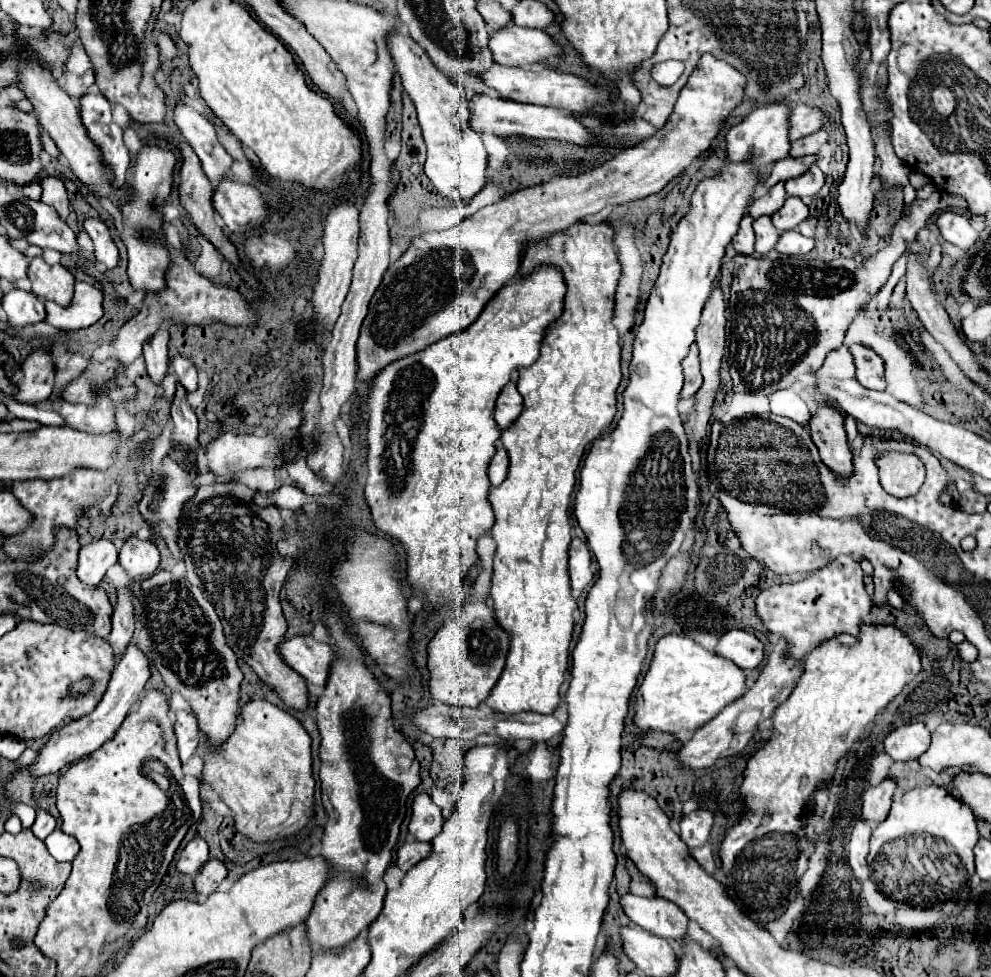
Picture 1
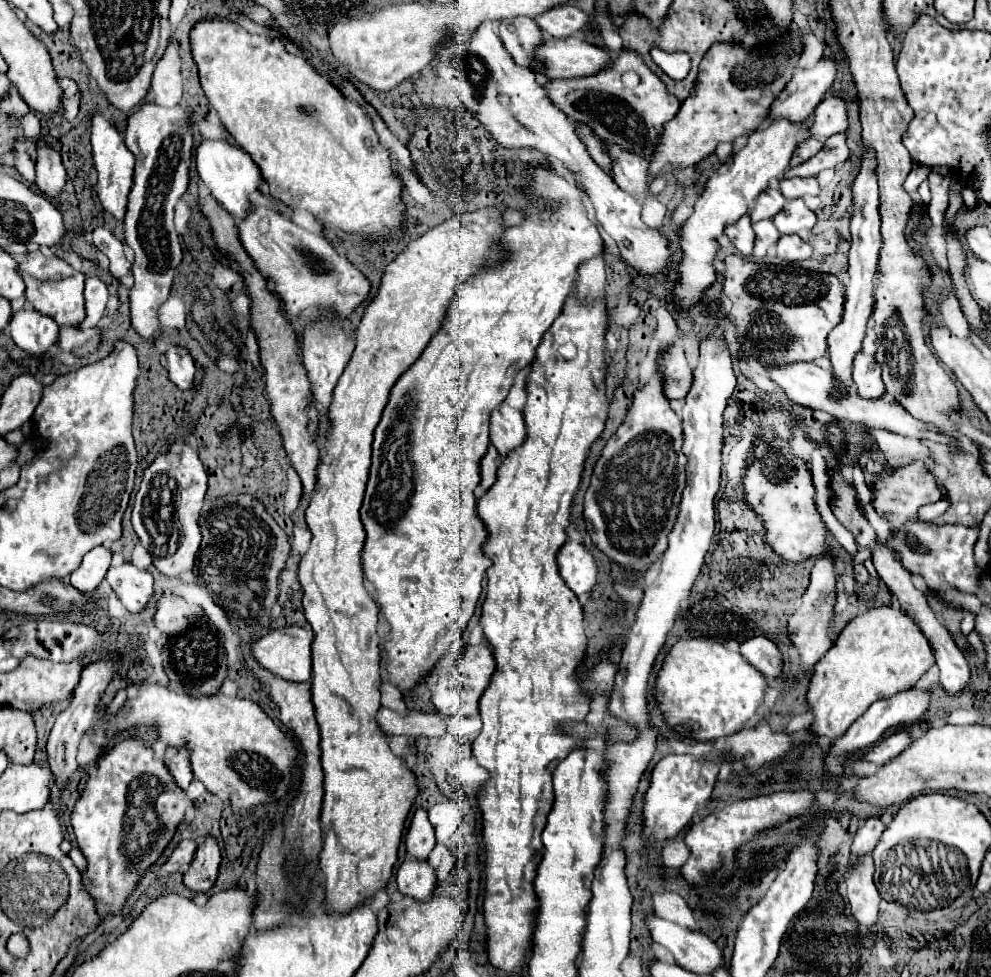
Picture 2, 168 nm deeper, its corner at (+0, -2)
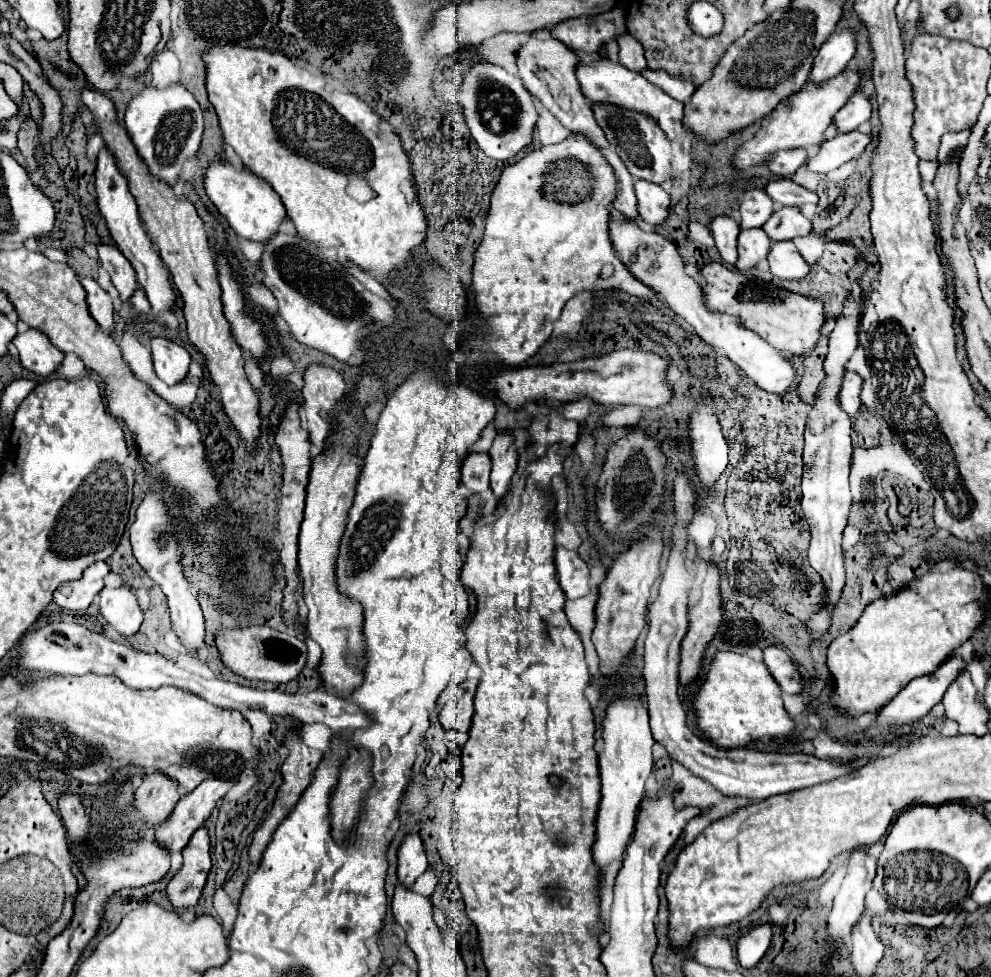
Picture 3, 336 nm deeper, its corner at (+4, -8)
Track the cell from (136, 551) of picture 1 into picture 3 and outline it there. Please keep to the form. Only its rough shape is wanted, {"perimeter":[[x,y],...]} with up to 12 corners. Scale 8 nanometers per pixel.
{"perimeter":[[126,588],[100,592],[104,622],[124,638],[142,624],[138,600]]}

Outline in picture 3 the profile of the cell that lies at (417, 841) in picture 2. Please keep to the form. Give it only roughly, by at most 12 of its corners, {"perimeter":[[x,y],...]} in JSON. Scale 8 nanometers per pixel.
{"perimeter":[[418,834],[398,850],[398,882],[412,888],[428,868]]}

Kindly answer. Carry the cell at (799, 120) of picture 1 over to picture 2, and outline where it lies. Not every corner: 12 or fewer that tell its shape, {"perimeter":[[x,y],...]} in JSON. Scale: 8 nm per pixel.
{"perimeter":[[824,98],[808,124],[812,136],[830,138],[848,126],[844,102]]}

